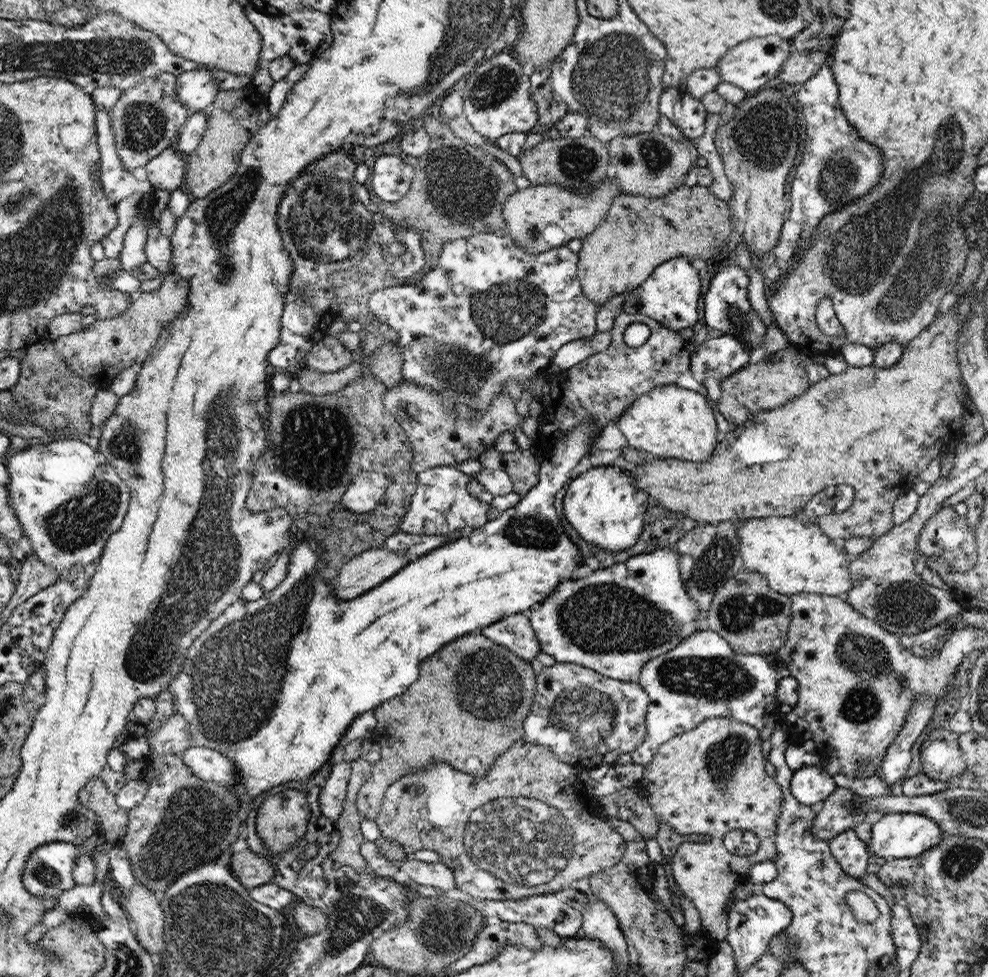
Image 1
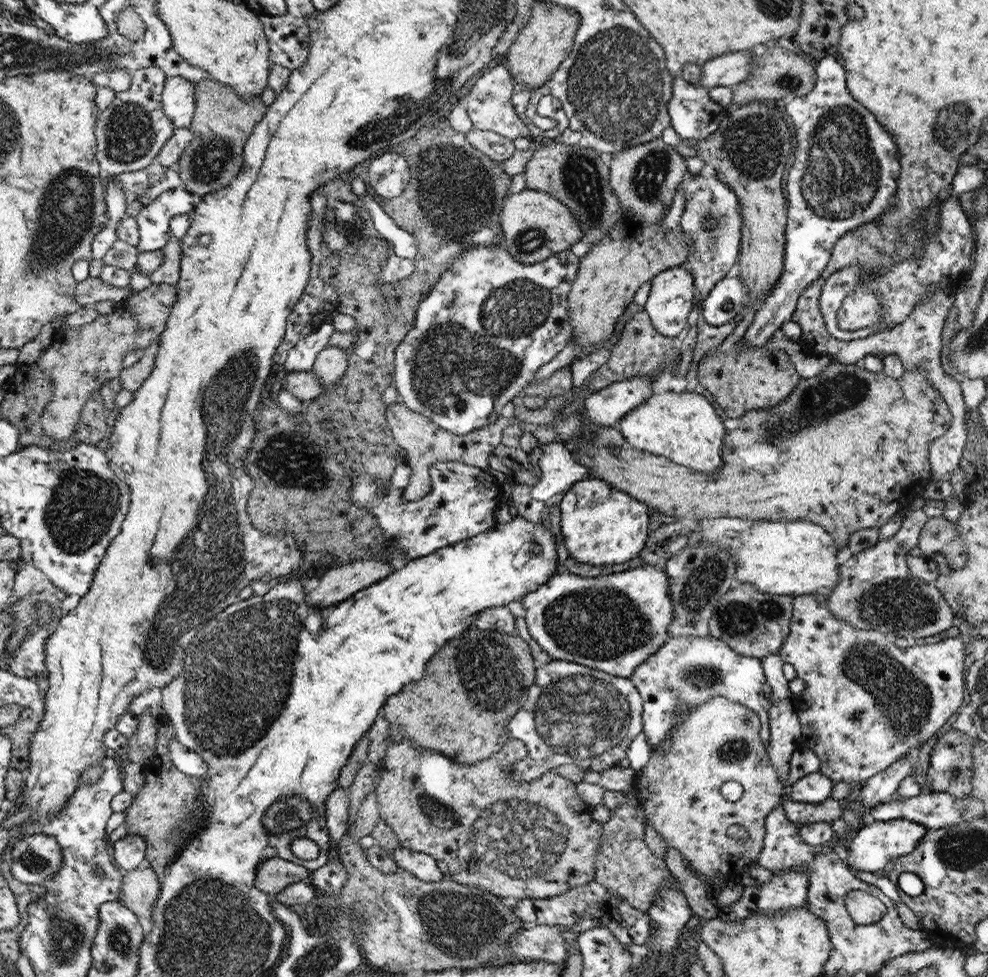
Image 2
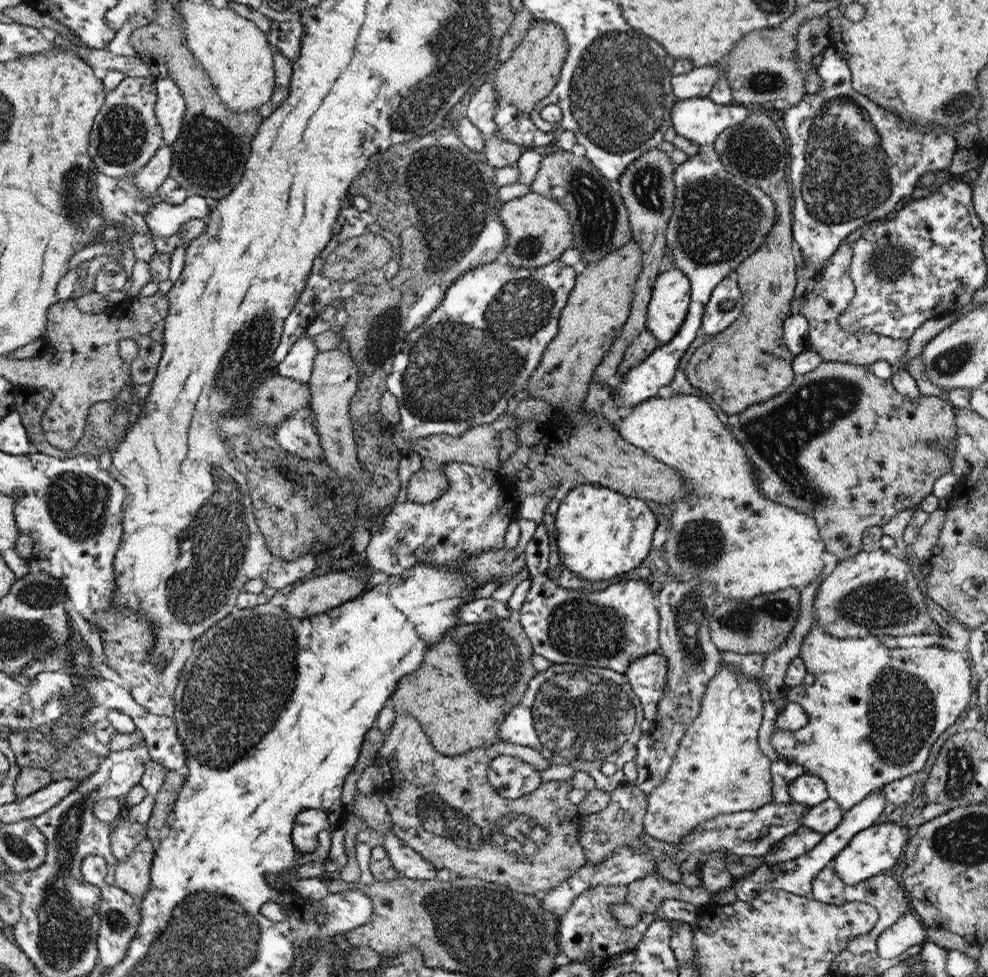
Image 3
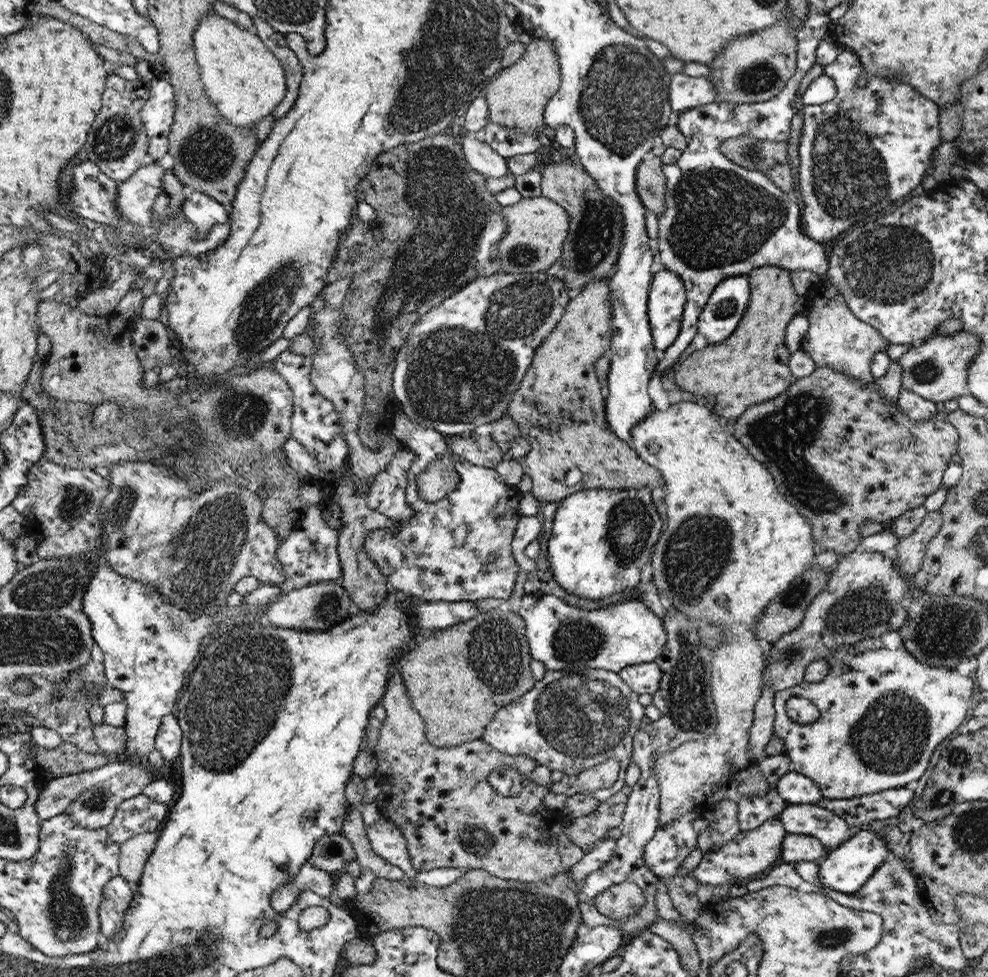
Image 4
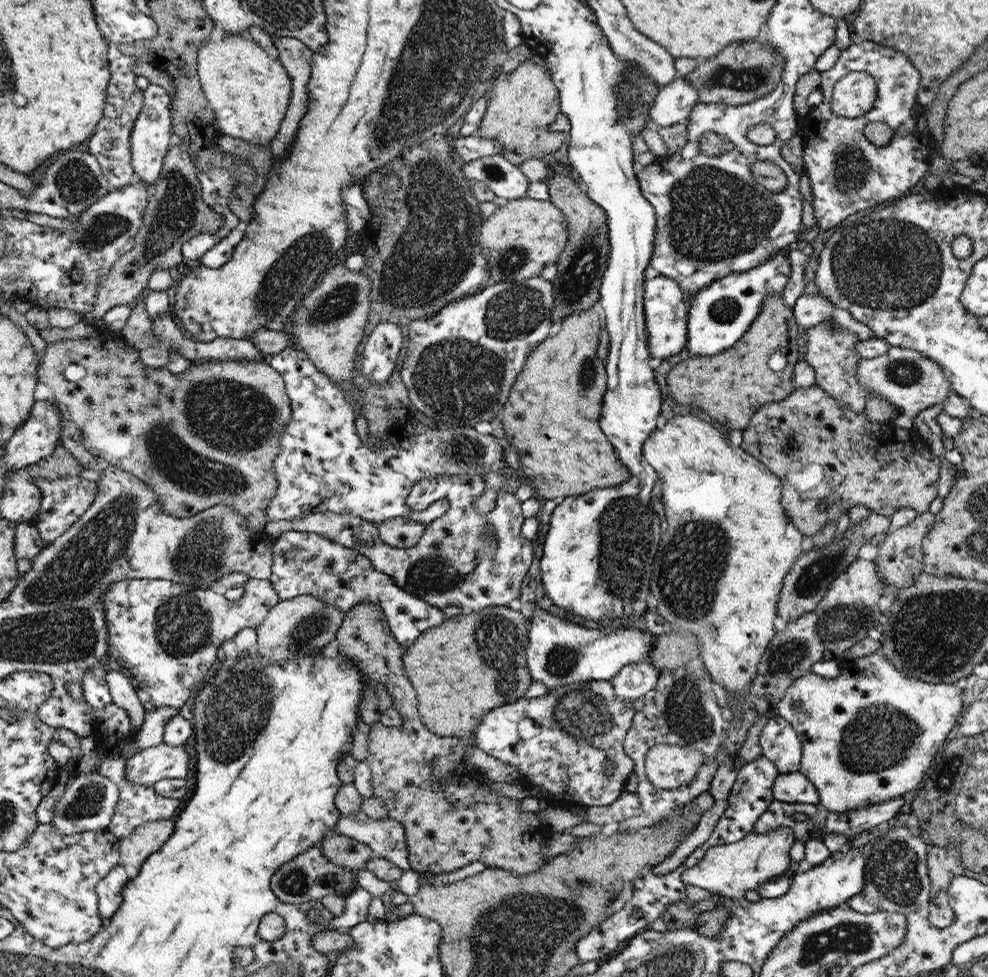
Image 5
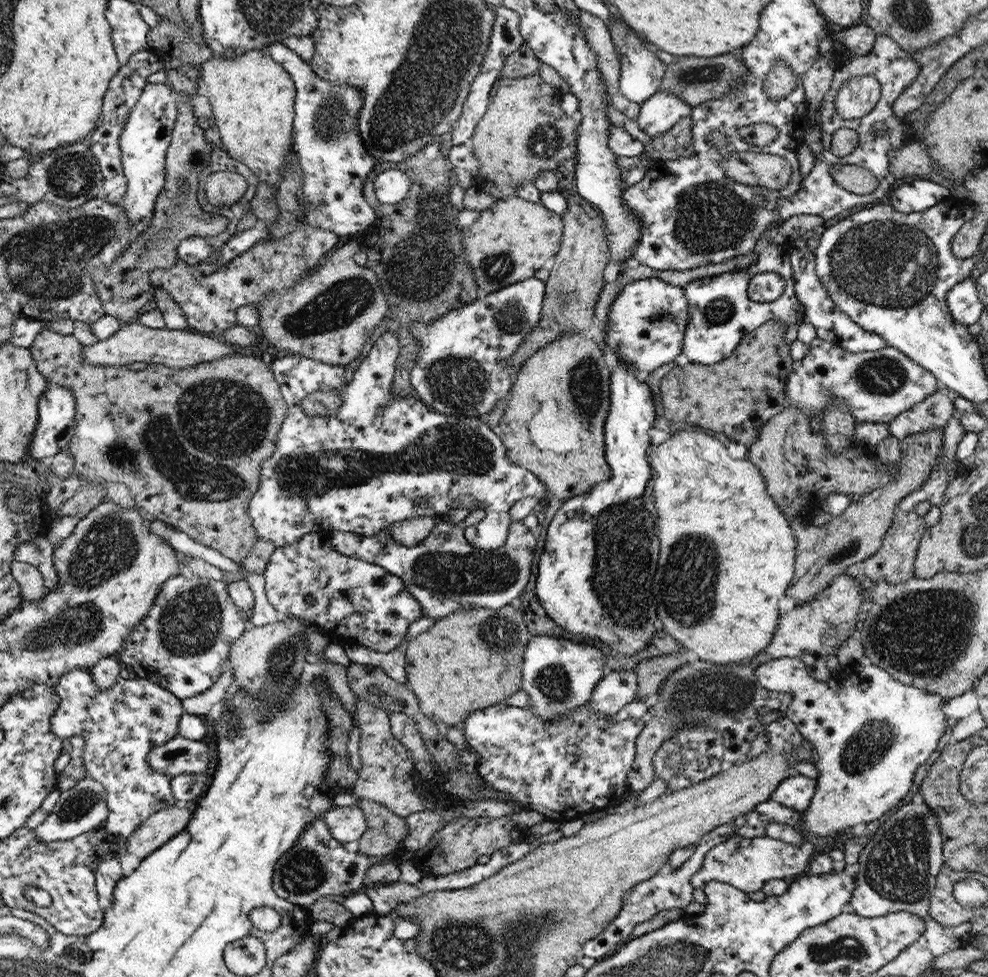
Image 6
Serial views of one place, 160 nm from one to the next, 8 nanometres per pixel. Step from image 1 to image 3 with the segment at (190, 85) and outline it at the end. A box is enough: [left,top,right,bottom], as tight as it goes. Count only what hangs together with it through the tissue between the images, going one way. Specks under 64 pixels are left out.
[155,78,187,146]

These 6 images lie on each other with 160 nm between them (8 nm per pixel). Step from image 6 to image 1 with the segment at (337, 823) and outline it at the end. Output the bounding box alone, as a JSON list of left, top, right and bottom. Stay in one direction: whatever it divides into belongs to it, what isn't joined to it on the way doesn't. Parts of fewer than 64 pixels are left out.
[398,857,456,892]

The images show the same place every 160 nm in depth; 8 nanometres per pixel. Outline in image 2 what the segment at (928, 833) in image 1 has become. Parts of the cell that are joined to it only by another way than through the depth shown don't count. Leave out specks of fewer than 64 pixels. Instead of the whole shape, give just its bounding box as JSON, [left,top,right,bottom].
[843,819,926,874]

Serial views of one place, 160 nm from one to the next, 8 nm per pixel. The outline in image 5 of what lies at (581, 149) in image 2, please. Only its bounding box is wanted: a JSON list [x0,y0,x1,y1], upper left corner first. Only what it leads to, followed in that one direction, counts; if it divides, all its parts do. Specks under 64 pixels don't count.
[546,174,611,328]

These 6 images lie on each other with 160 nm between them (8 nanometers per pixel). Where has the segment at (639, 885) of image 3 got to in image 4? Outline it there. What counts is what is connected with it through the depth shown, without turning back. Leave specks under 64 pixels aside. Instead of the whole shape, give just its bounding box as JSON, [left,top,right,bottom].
[594,882,647,921]

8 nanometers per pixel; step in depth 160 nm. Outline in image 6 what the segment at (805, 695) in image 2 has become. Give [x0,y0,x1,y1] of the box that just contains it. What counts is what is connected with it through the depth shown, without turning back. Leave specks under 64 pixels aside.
[756,657,951,844]

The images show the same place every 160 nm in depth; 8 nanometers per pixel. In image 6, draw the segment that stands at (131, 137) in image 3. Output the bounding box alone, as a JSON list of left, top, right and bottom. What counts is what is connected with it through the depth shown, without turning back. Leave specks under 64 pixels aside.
[87,50,166,204]

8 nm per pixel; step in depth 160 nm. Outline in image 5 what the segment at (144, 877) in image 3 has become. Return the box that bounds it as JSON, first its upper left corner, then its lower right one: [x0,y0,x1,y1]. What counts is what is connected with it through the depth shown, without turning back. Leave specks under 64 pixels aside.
[120,820,176,870]

